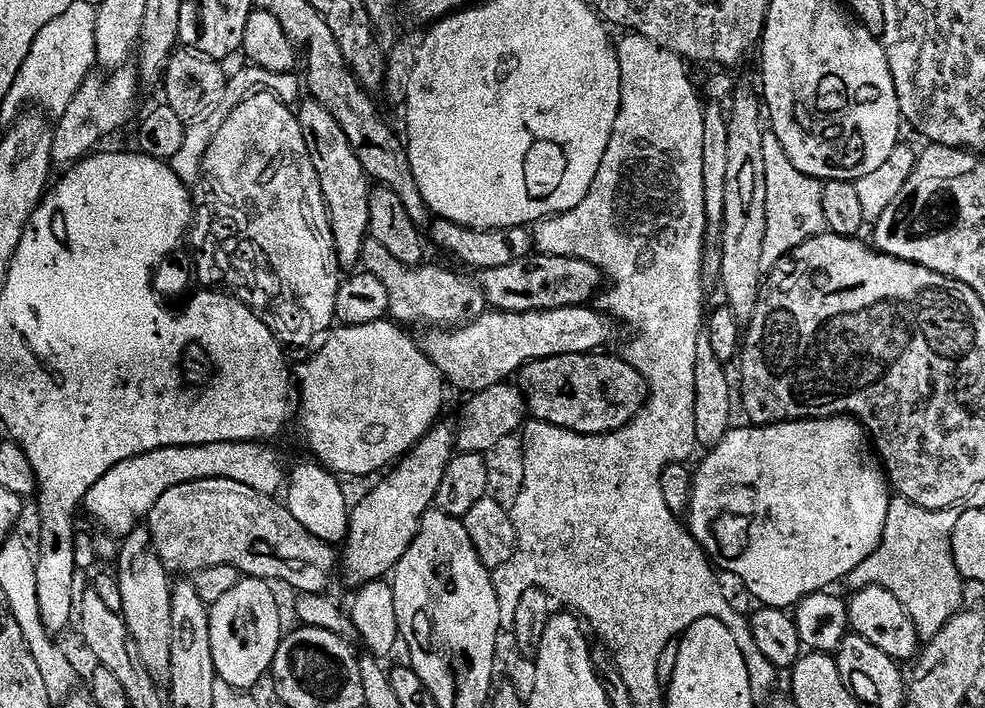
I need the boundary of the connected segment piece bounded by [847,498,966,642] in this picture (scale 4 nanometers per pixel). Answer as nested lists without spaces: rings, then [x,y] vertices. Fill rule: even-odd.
[[[903,498],[893,499],[888,506],[880,544],[847,579],[849,585],[877,584],[890,590],[890,594],[902,602],[914,622],[917,637],[924,642],[937,636],[949,620],[961,611],[963,604],[960,603],[964,600],[966,587],[956,563],[947,555],[940,556],[939,550],[932,548],[932,516],[933,513],[927,508],[919,508]]]

